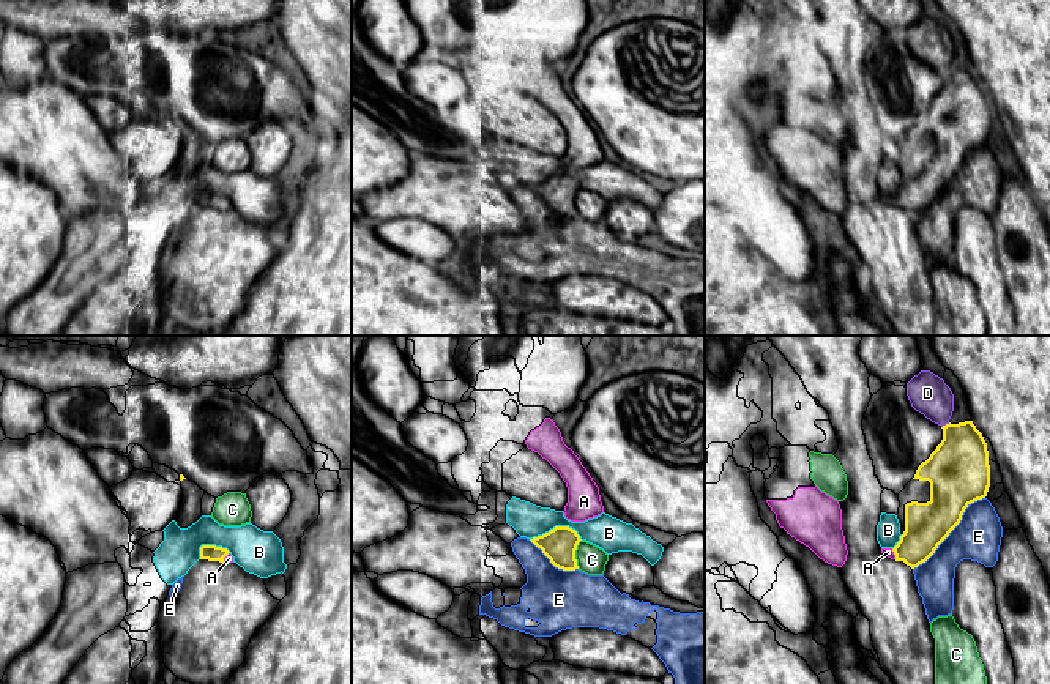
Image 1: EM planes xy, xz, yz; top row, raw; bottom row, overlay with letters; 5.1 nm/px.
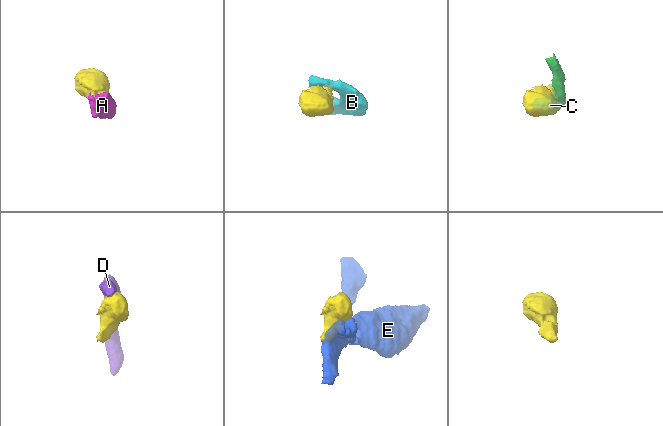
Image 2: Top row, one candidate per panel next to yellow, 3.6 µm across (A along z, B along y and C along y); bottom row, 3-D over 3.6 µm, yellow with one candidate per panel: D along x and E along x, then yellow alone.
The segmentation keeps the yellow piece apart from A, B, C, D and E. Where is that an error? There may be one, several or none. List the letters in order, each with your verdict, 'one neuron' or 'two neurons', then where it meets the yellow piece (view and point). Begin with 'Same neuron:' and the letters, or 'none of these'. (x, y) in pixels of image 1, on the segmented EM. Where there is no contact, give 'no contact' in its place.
Same neuron: A
A: one neuron; meets yellow in yz at (894, 553)
B: two neurons; meets yellow in xz at (557, 527)
C: two neurons; meets yellow in xz at (574, 553)
D: two neurons; meets yellow in yz at (946, 424)
E: two neurons; meets yellow in yz at (951, 530)

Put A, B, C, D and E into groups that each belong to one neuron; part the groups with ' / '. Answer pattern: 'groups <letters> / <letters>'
groups A / B / C / D / E

